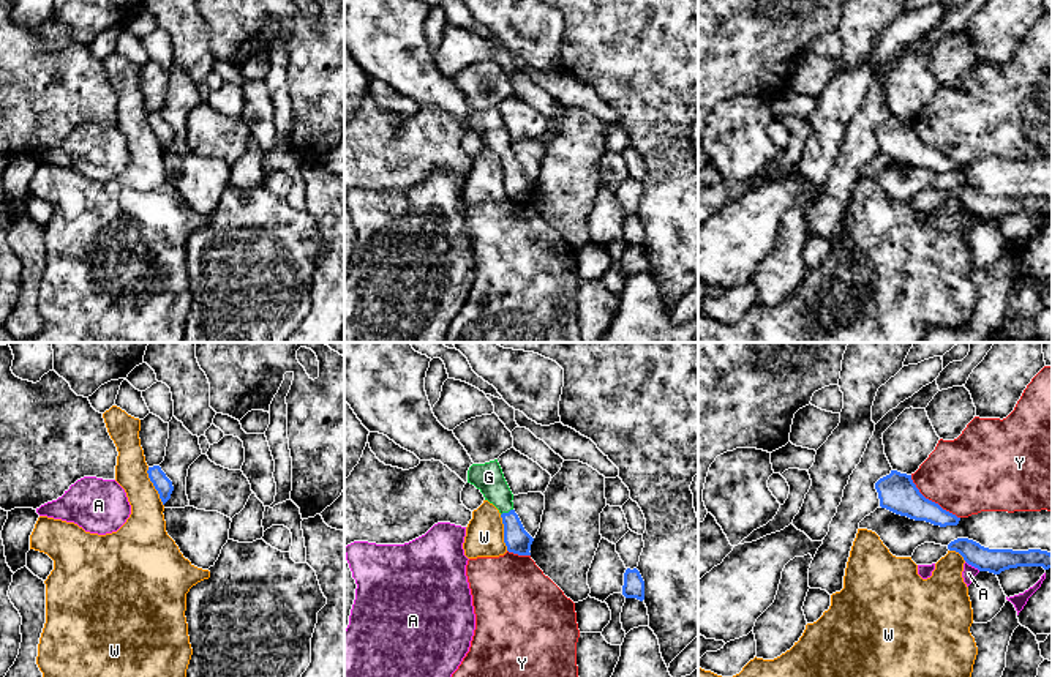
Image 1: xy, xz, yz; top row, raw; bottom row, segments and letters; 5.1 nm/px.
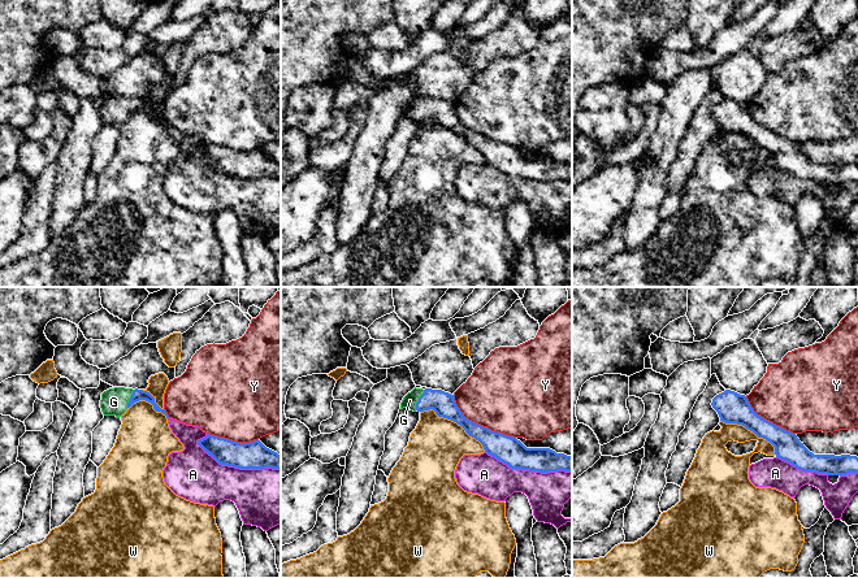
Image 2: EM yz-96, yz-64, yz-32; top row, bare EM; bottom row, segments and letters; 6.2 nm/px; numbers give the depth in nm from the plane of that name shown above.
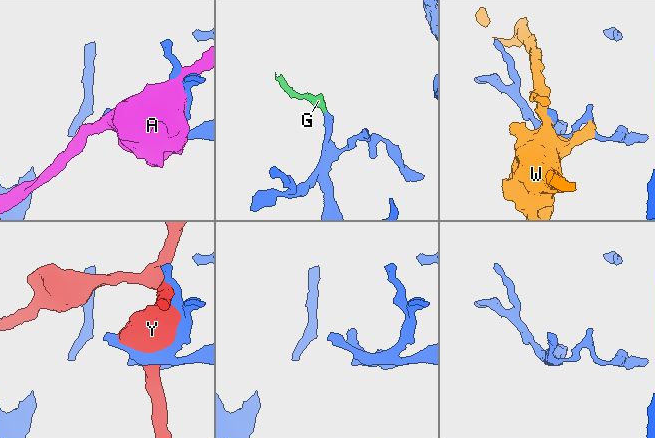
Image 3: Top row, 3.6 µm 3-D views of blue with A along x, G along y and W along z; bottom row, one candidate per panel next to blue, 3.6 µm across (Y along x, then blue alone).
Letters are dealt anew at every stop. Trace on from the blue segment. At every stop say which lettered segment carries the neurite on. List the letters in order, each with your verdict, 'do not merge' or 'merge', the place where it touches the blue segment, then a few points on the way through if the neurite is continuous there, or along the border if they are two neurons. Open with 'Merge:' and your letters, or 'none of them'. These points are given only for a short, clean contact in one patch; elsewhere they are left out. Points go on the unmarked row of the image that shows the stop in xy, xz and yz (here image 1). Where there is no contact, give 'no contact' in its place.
Merge: G
A: do not merge; contact yz (973, 212)
G: merge; contact xz (506, 160); way xz (517, 187), (506, 160), (506, 152), (488, 123)
W: do not merge; contact xy (154, 131)
Y: do not merge; contact yz (931, 147)

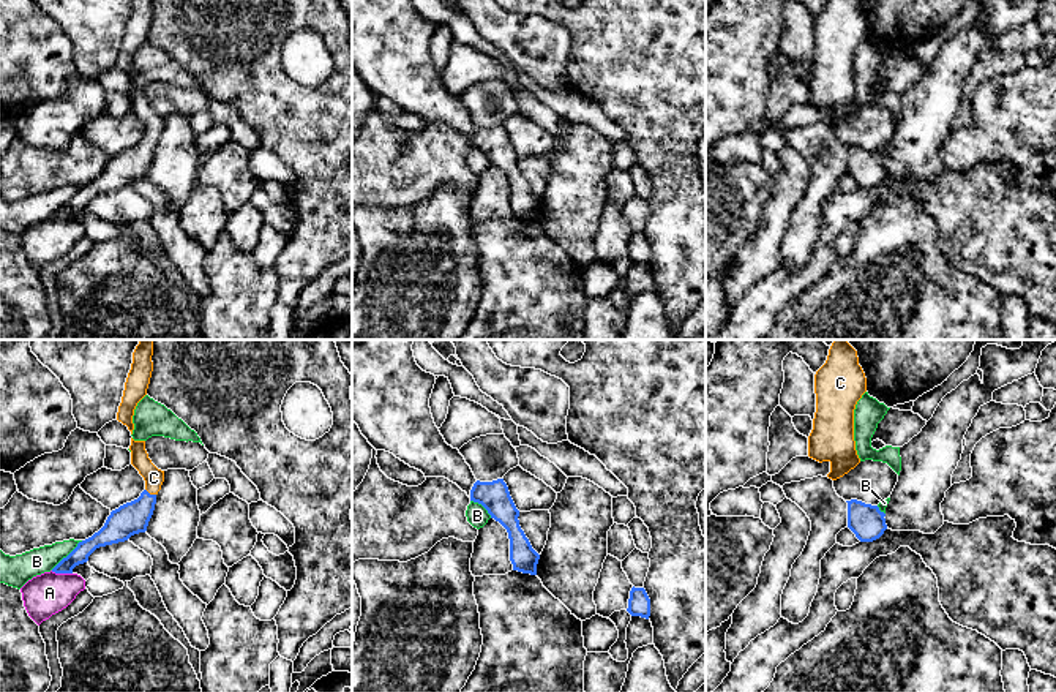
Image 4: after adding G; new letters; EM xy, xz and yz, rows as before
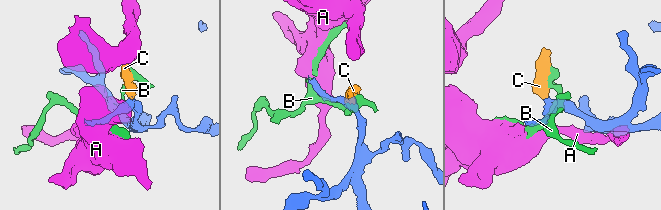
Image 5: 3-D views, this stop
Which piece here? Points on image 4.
Merge: C
A: do not merge; contact xy (62, 218); border xy (51, 217), (71, 220)
B: do not merge; contact xy (68, 201)
C: merge; contact xy (149, 139); way xy (130, 165), (146, 149), (149, 139), (153, 124)

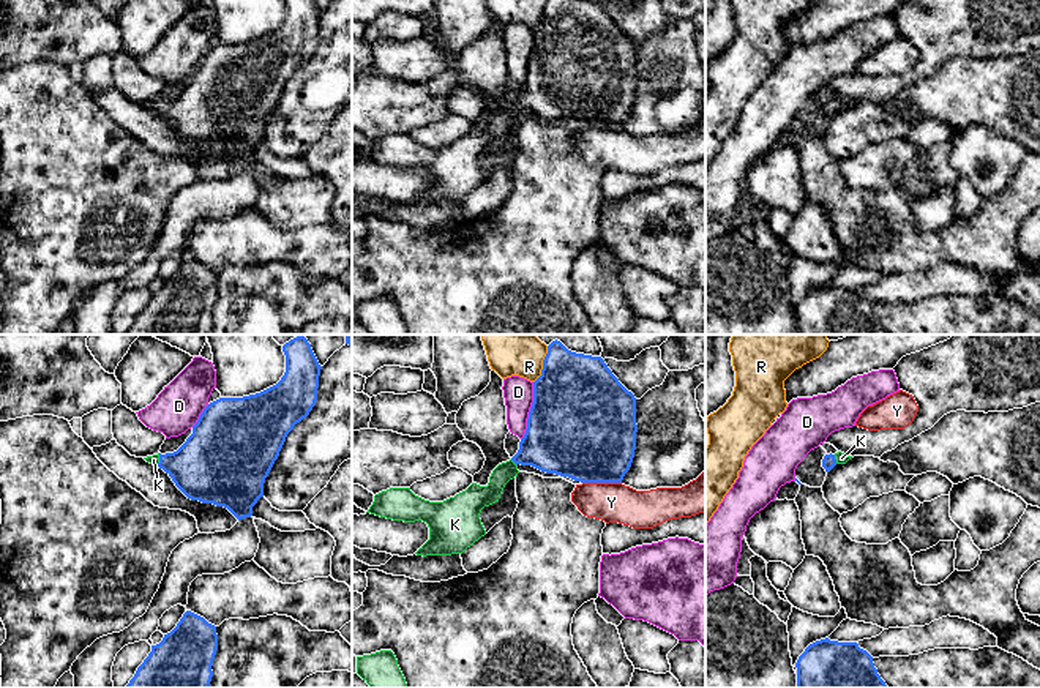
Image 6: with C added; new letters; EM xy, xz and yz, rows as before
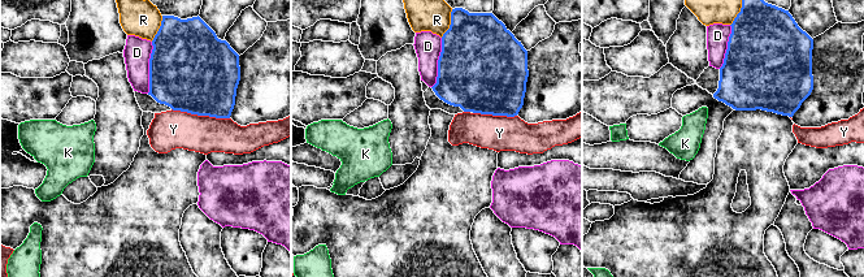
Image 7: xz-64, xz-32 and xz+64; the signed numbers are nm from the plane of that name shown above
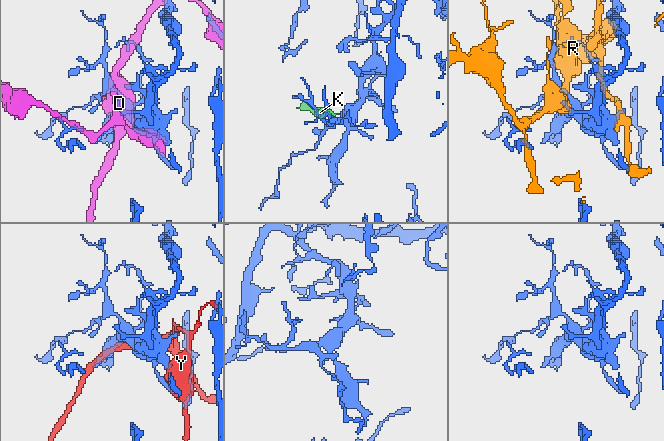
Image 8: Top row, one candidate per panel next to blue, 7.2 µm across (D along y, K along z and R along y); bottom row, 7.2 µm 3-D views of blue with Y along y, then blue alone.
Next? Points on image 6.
Merge: K
D: do not merge; contact xz (531, 57)
K: merge; contact xz (513, 108); way xz (557, 87), (513, 108), (497, 128), (478, 142)
R: do not merge; contact xz (543, 14)
Y: do not merge; contact xz (602, 128)

